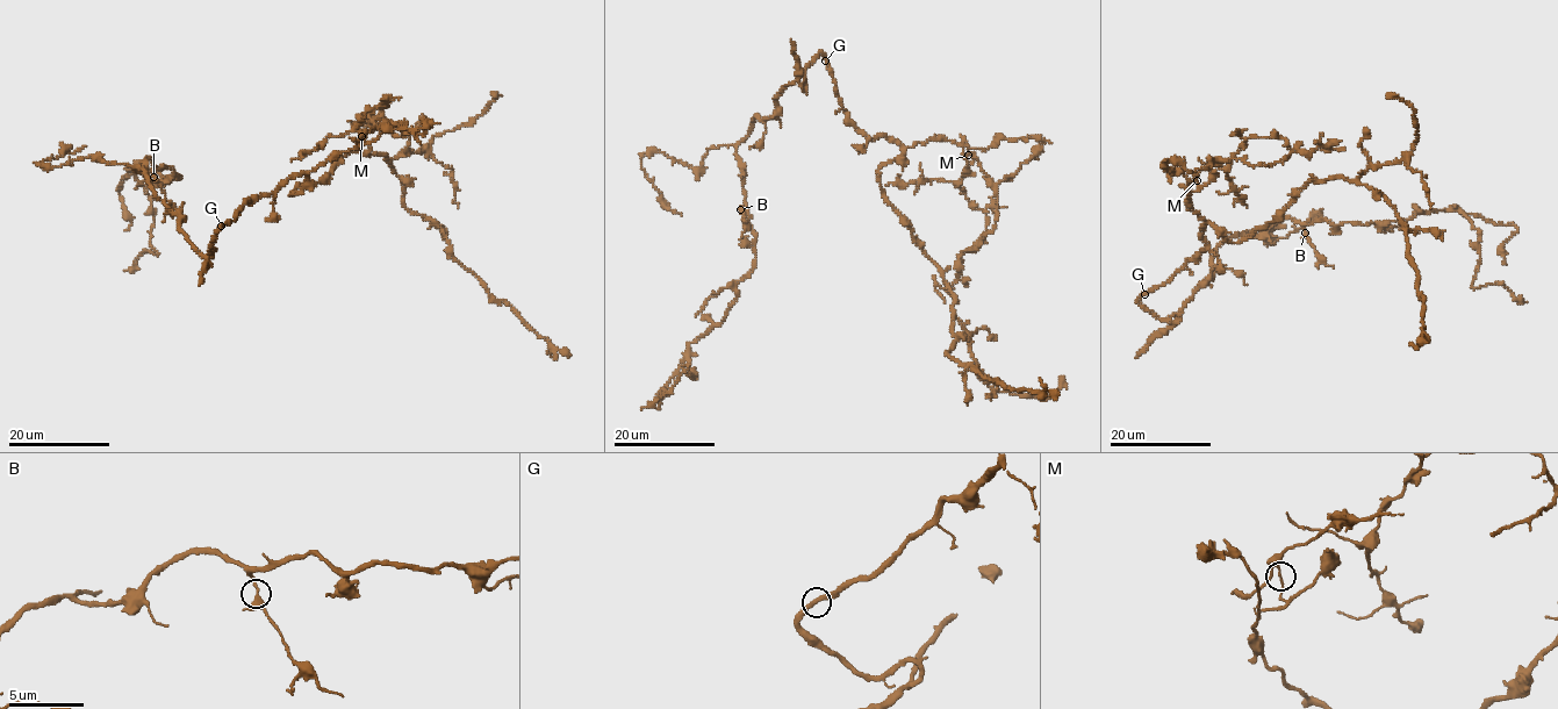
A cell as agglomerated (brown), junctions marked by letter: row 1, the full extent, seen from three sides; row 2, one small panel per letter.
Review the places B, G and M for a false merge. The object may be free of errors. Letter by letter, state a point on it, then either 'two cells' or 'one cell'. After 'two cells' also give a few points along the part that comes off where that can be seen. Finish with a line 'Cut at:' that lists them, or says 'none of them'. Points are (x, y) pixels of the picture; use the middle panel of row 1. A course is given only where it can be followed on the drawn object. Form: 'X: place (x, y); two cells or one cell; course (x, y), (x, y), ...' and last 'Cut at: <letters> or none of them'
B: place (740, 209); one cell
G: place (825, 61); one cell
M: place (968, 155); two cells; course (968, 155), (989, 178), (996, 209), (996, 226), (964, 252), (973, 251), (986, 214), (953, 183), (885, 185)
Cut at: M

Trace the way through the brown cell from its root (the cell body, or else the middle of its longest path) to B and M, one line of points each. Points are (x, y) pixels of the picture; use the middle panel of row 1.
B: (827, 61), (821, 54), (805, 70), (804, 90), (784, 85), (772, 116), (755, 116), (737, 145), (741, 209)
M: (827, 61), (840, 104), (858, 129), (870, 137), (885, 136), (905, 148), (930, 140), (952, 140), (968, 155)

